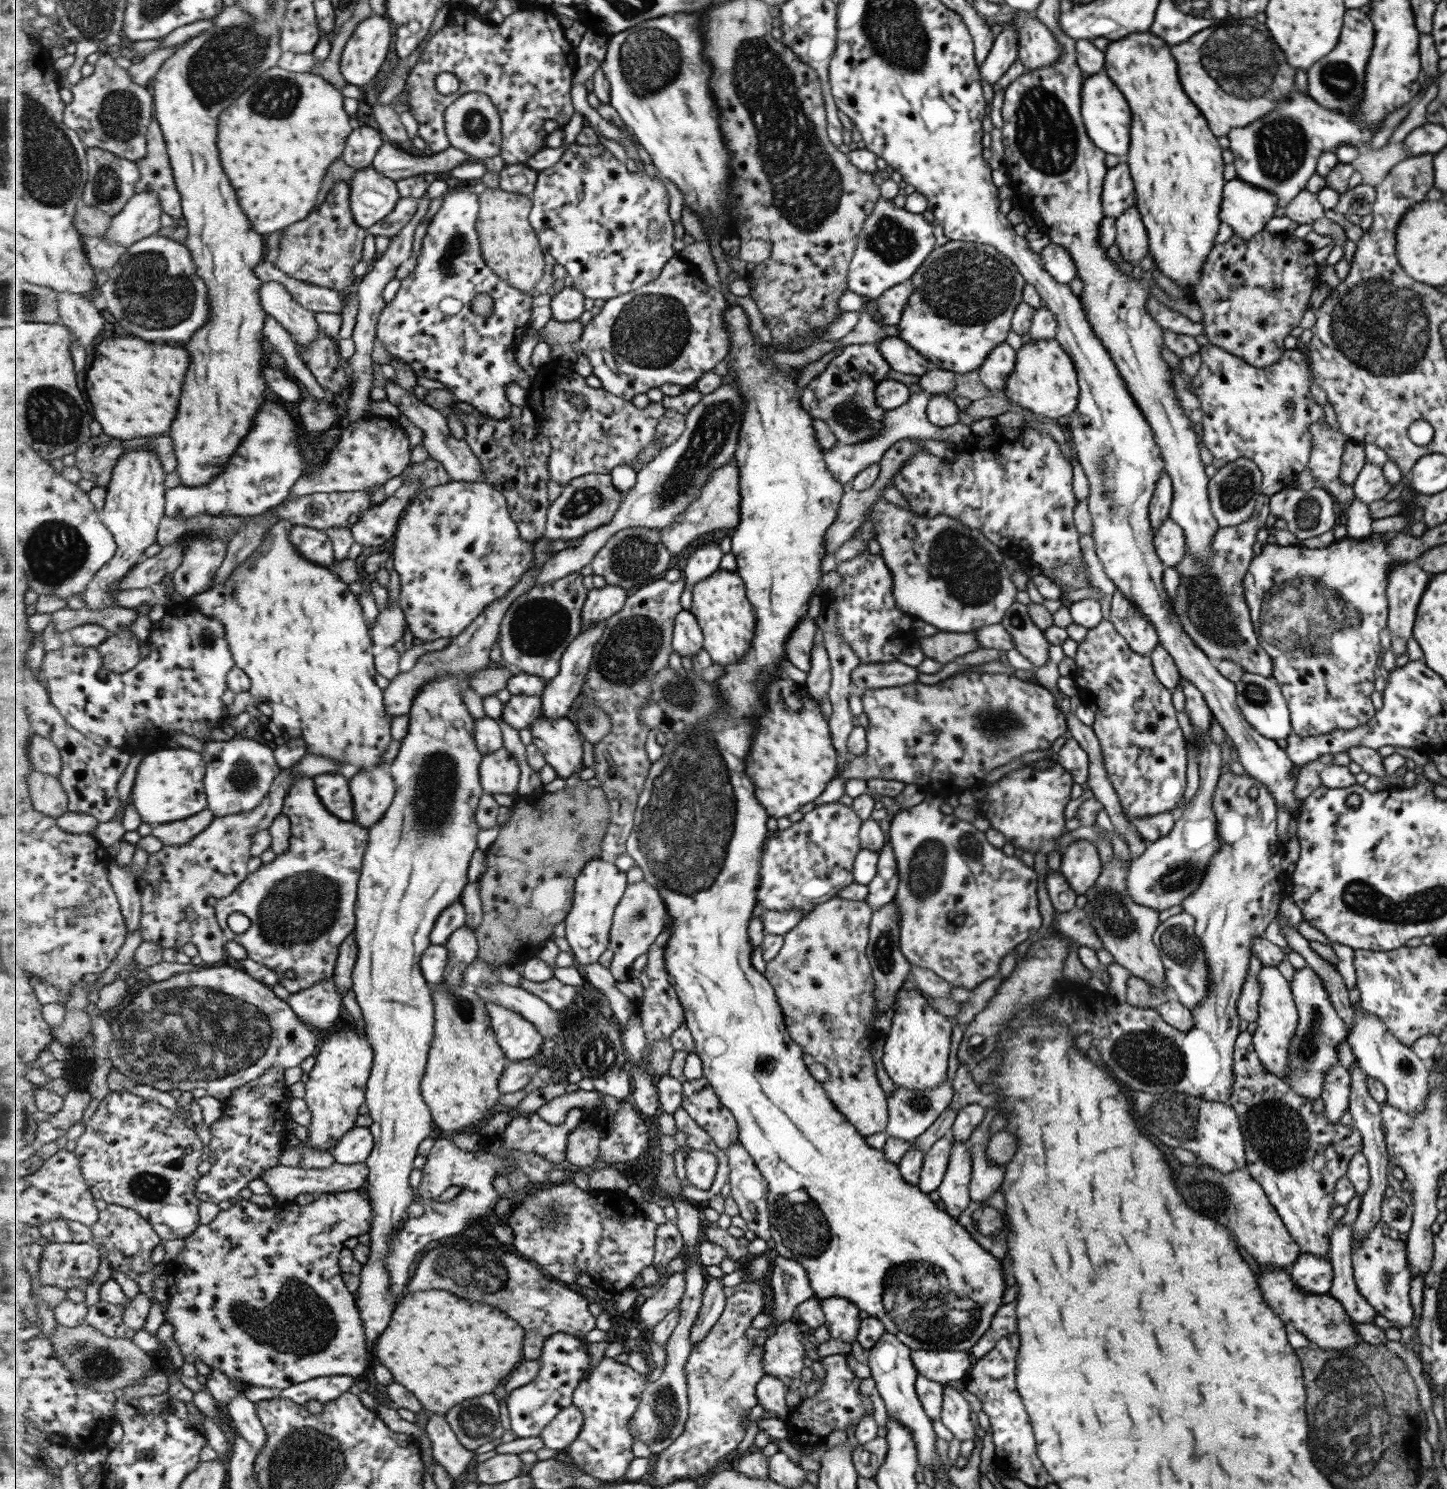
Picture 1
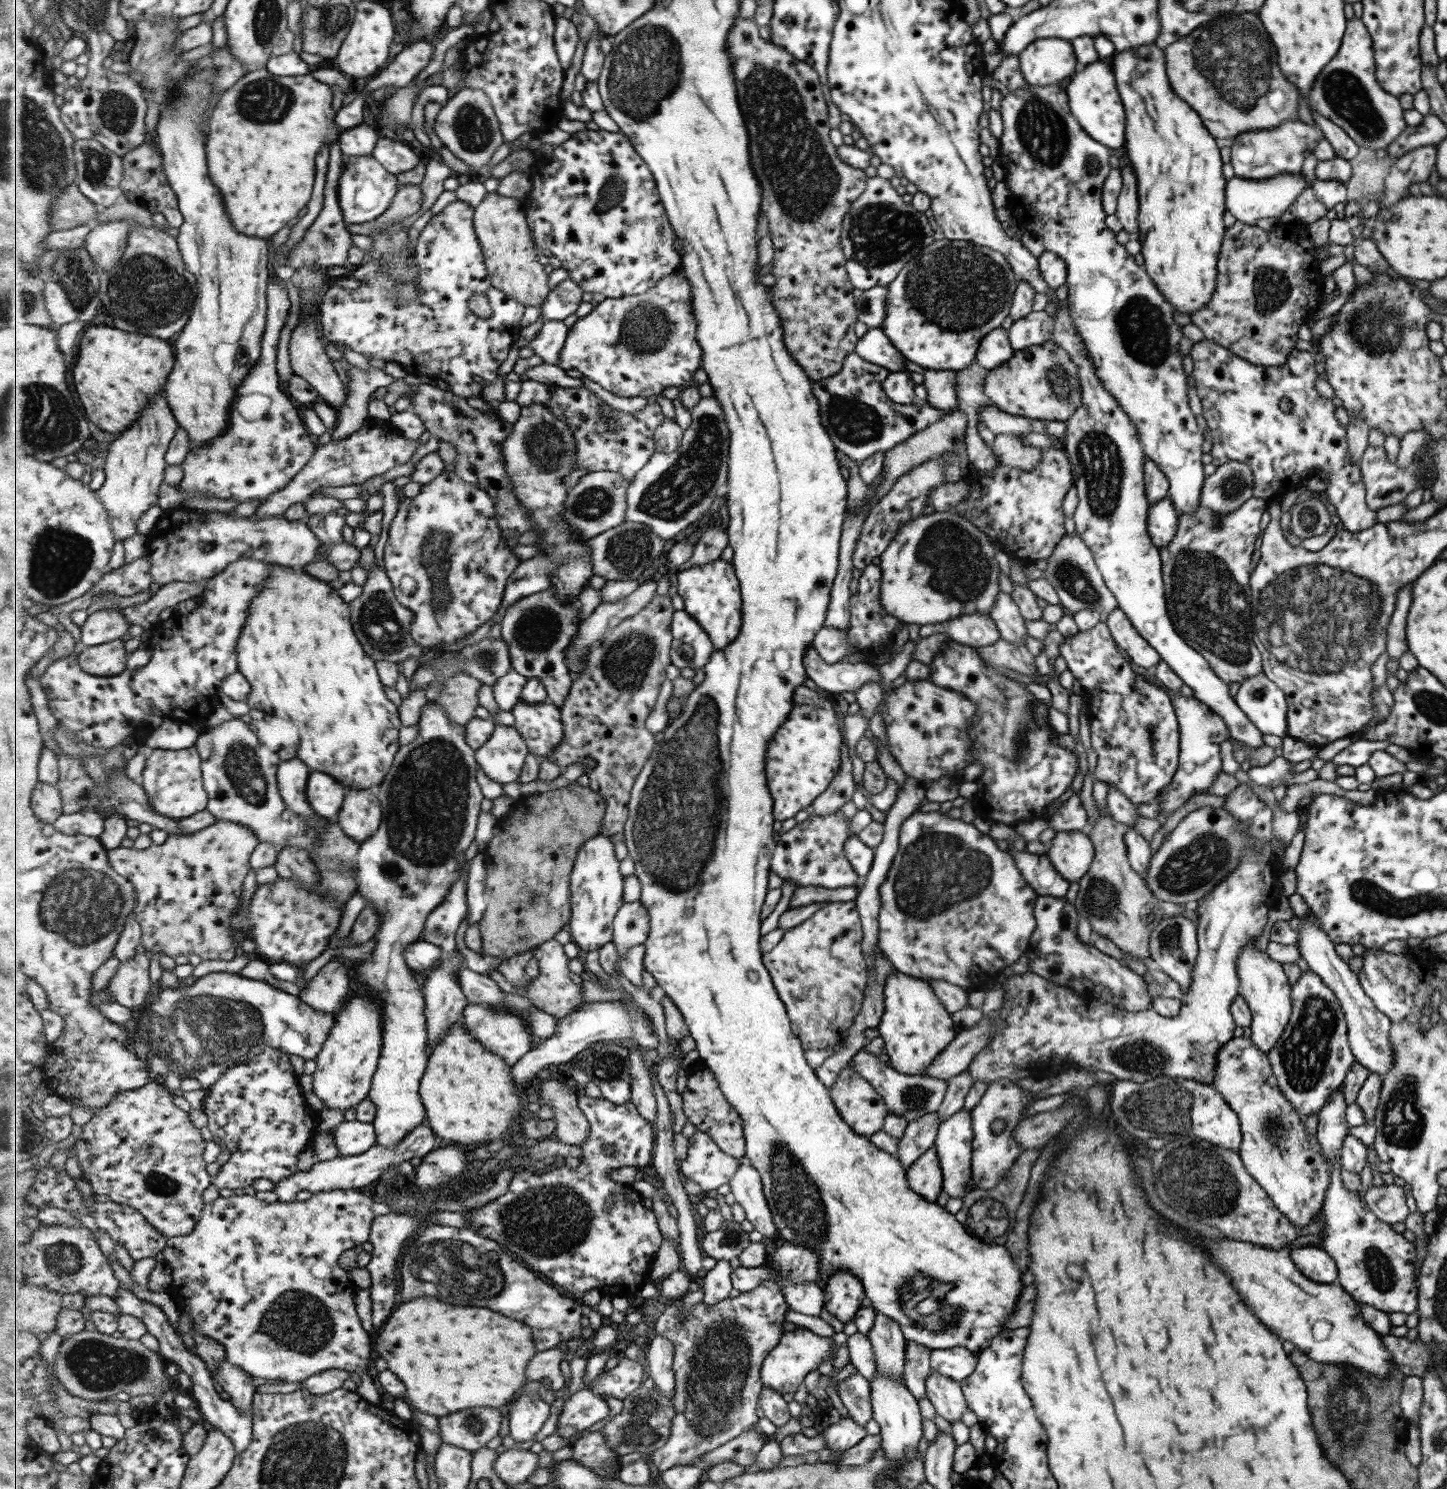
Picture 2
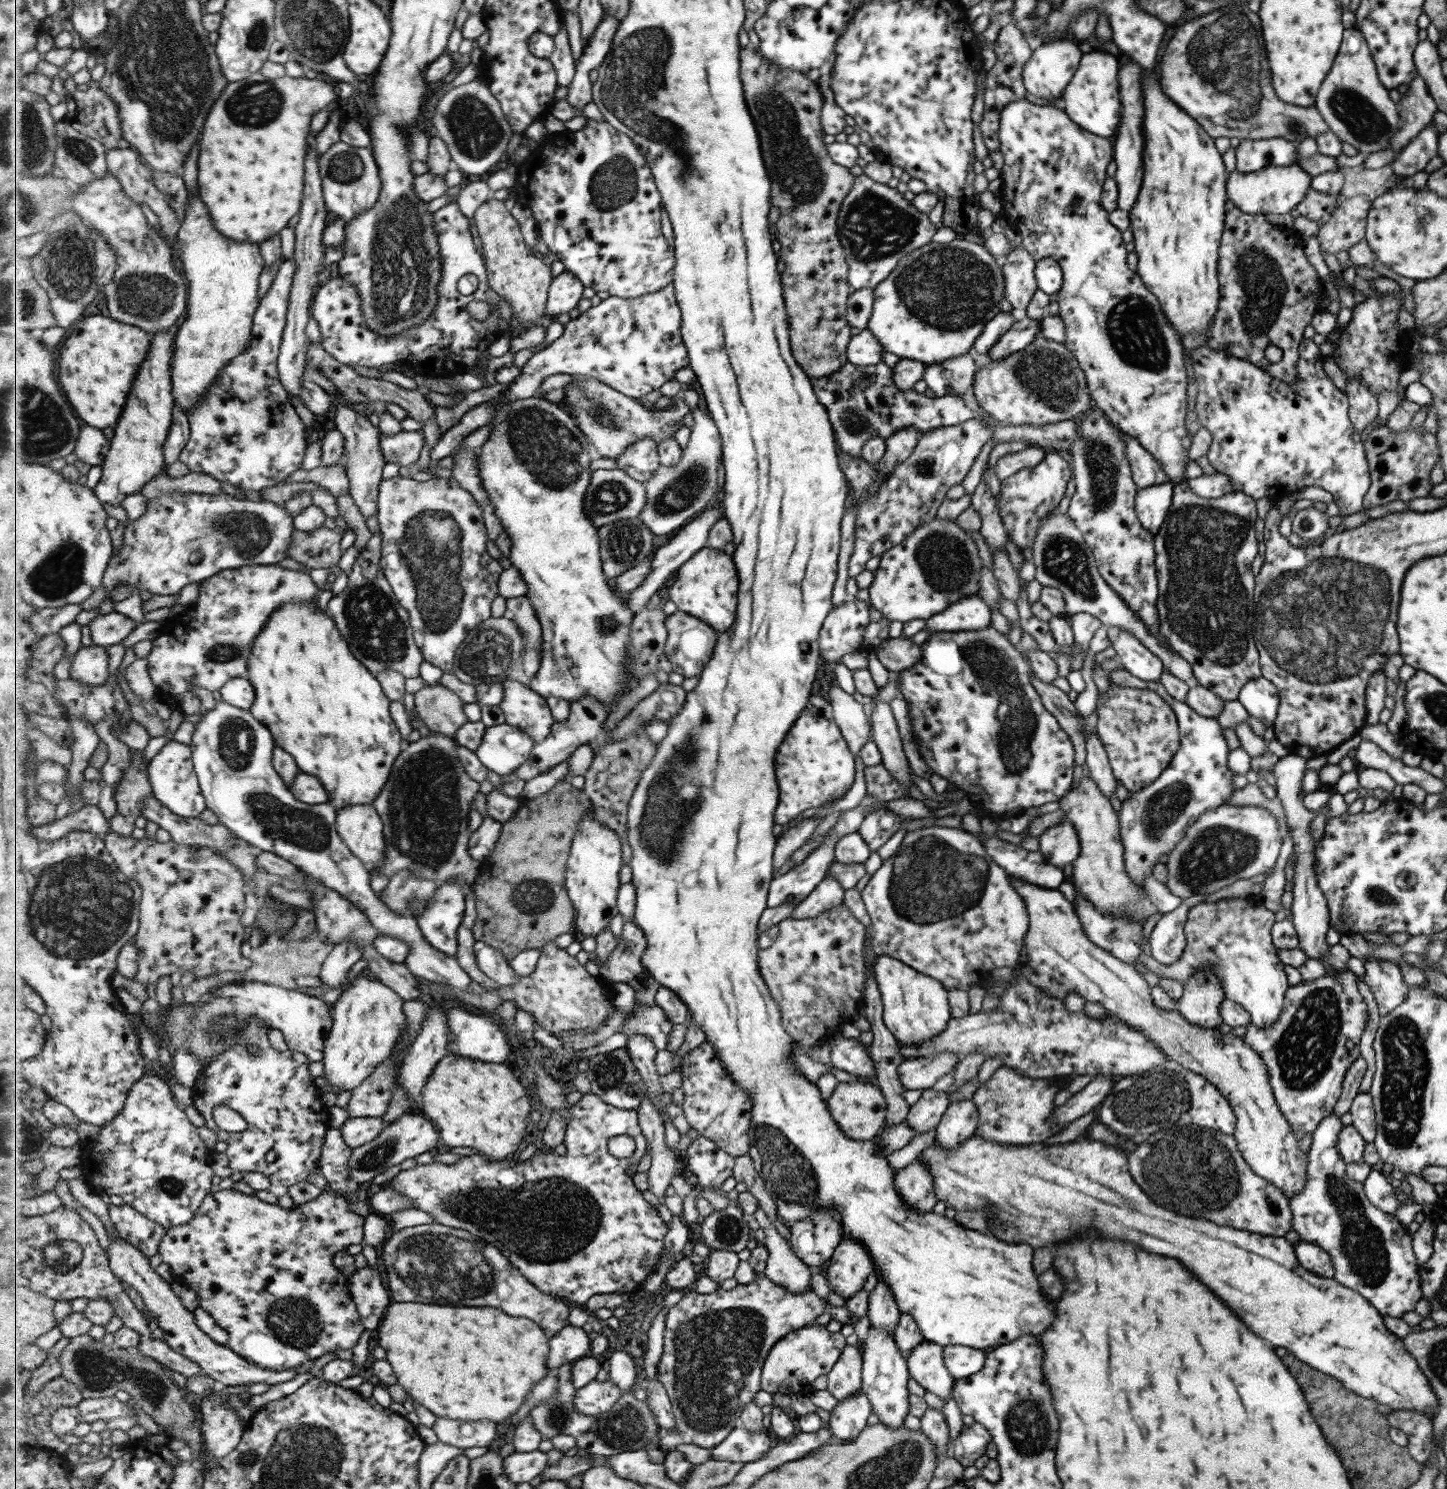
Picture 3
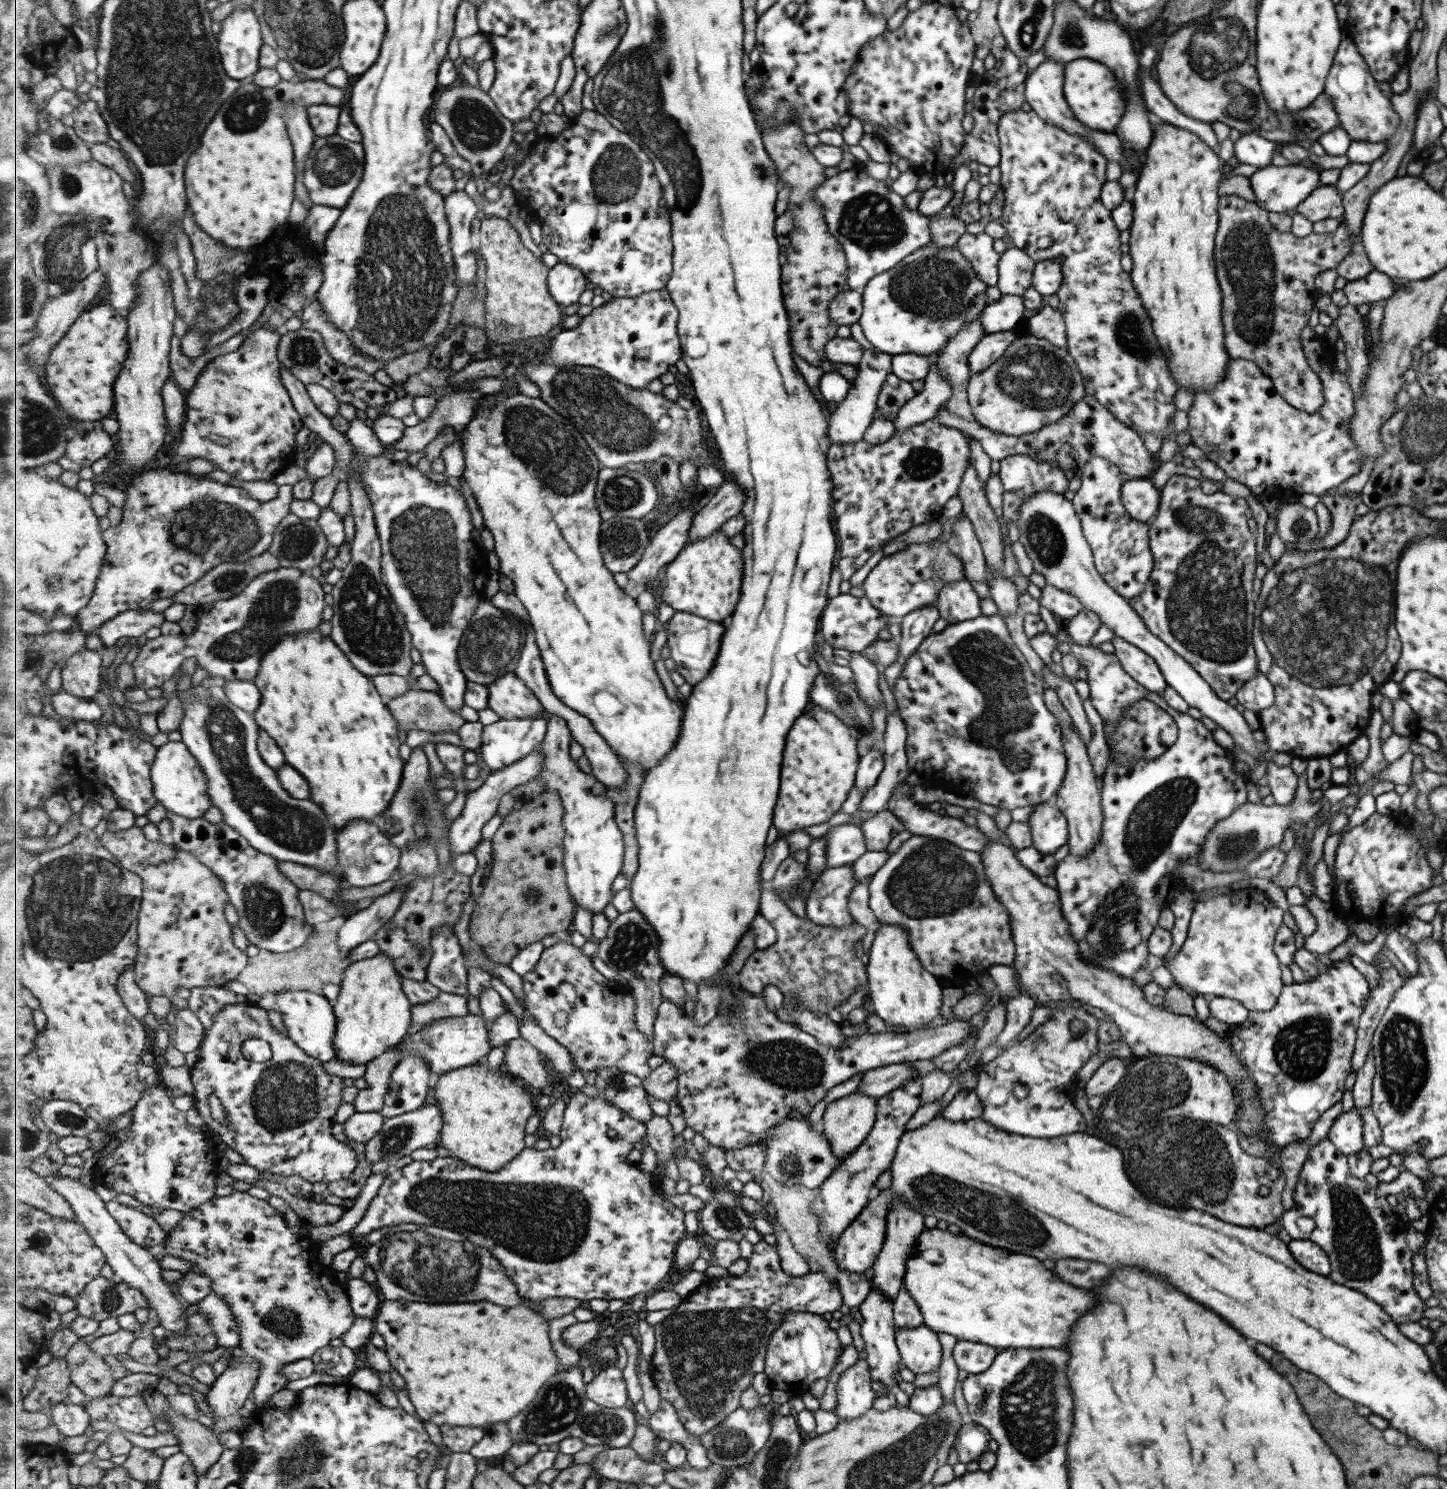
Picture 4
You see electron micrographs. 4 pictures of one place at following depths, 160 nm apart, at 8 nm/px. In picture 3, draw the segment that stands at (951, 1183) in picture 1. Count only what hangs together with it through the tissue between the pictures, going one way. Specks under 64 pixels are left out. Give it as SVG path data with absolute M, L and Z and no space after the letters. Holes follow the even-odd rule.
M970 1100L950 1101L935 1127L938 1149L952 1149L971 1136L978 1123L976 1106Z

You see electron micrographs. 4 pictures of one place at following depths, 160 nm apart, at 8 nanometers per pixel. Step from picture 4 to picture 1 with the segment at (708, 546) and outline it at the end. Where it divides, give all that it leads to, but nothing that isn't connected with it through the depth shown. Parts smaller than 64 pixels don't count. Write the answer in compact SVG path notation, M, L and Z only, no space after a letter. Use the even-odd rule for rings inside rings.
M719 569L711 573L709 578L702 580L692 588L692 605L690 611L697 617L704 632L704 649L710 654L713 664L721 666L734 665L747 659L748 652L752 650L752 644L756 635L756 611L752 601L748 597L748 589L740 573Z

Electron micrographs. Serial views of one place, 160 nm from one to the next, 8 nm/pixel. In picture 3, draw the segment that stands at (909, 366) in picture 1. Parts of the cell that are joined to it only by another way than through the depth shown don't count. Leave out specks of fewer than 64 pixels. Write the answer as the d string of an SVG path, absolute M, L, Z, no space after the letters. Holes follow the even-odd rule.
M865 328L850 336L846 344L845 359L854 366L871 366L881 362L882 353L885 352L878 345L877 339Z

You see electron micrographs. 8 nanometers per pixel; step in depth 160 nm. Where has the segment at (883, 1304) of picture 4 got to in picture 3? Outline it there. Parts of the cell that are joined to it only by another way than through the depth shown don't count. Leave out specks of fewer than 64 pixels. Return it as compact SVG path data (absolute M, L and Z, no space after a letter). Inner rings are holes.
M869 1327L862 1346L861 1390L869 1399L872 1412L877 1414L879 1422L894 1429L903 1425L908 1411L906 1382L909 1378L906 1360L901 1356L891 1335L883 1330Z

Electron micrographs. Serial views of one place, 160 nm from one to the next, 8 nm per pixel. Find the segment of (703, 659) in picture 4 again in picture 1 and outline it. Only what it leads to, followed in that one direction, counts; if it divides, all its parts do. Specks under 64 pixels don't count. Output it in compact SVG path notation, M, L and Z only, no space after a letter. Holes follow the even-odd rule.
M688 610L677 615L674 628L674 651L680 656L693 657L704 649L704 632L697 617Z

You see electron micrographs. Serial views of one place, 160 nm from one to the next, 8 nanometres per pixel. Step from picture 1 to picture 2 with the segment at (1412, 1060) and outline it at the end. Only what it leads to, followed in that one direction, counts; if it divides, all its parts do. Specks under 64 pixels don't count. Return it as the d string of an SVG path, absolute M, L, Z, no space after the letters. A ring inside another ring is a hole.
M1311 912L1299 921L1298 935L1295 947L1299 956L1305 960L1308 970L1319 975L1322 984L1329 988L1339 1001L1346 1022L1346 1039L1354 1060L1365 1067L1367 1071L1384 1075L1392 1067L1392 1044L1388 1041L1388 1028L1390 1020L1381 1014L1370 998L1358 984L1356 972L1348 969L1348 965L1335 953L1335 944L1322 931L1318 918Z

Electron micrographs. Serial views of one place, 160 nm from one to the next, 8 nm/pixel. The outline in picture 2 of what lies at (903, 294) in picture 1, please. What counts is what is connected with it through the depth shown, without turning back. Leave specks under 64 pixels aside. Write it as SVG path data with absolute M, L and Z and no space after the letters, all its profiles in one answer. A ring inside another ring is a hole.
M874 287L856 293L854 304L856 320L863 322L868 329L880 328L884 319L885 296L887 296L885 287Z

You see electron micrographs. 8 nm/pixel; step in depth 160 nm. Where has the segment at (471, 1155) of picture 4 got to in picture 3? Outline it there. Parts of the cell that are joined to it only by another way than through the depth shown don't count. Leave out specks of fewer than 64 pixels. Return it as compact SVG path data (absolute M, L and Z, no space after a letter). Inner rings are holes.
M454 1052L441 1059L423 1089L421 1100L424 1114L437 1125L444 1144L474 1148L479 1155L491 1156L493 1160L499 1161L509 1158L509 1154L521 1146L527 1130L527 1118L533 1110L525 1086L517 1080L511 1068L507 1068L504 1063L473 1060Z

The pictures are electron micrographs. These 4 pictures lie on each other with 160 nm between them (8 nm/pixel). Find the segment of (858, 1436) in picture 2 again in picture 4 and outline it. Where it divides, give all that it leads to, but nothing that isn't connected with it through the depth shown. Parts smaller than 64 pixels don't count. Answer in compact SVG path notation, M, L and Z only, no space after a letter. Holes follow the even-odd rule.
M857 1357L854 1363L838 1374L835 1383L836 1410L839 1419L854 1419L861 1416L878 1392L870 1380L869 1365Z

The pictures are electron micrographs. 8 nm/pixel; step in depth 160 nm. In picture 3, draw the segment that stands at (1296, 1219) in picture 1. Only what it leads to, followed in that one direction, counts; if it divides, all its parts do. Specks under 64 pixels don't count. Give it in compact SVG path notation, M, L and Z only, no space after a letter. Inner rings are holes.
M1010 875L1008 881L1012 884L1013 890L1021 897L1028 918L1023 948L1021 948L1020 958L1016 960L1015 964L1020 977L1040 988L1047 996L1059 1000L1064 999L1066 994L1075 992L1087 1002L1099 1002L1106 1010L1106 1014L1116 1016L1129 1028L1139 1030L1148 1040L1152 1040L1168 1060L1175 1061L1183 1068L1208 1080L1223 1095L1234 1112L1236 1121L1232 1135L1237 1150L1241 1153L1241 1158L1249 1165L1249 1168L1261 1179L1267 1180L1269 1184L1277 1188L1285 1200L1291 1200L1301 1193L1301 1188L1305 1188L1305 1182L1307 1182L1307 1150L1301 1150L1298 1147L1298 1139L1293 1136L1292 1129L1279 1112L1268 1083L1267 1069L1257 1053L1236 1035L1221 1034L1217 1029L1198 1027L1188 1023L1188 1020L1185 1020L1185 1017L1181 1016L1176 1009L1165 1010L1154 1005L1150 988L1140 972L1135 970L1133 964L1125 964L1089 942L1082 931L1080 920L1074 913L1072 904L1063 897L1060 891L1035 886Z

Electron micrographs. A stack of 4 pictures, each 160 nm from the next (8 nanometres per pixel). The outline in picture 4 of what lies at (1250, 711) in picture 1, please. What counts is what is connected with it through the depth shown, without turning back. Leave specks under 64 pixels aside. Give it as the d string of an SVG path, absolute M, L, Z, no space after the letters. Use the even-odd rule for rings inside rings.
M1261 673L1244 682L1234 694L1240 710L1250 710L1253 713L1261 712L1273 704L1272 684Z

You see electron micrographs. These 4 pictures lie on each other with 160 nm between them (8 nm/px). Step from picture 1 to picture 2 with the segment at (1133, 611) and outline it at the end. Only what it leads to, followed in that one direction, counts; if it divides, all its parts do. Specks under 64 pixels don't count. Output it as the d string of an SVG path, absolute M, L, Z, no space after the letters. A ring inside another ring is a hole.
M1115 607L1106 617L1106 627L1116 646L1126 656L1130 664L1144 672L1149 666L1155 666L1160 656L1153 650L1144 638L1136 633L1125 613Z

